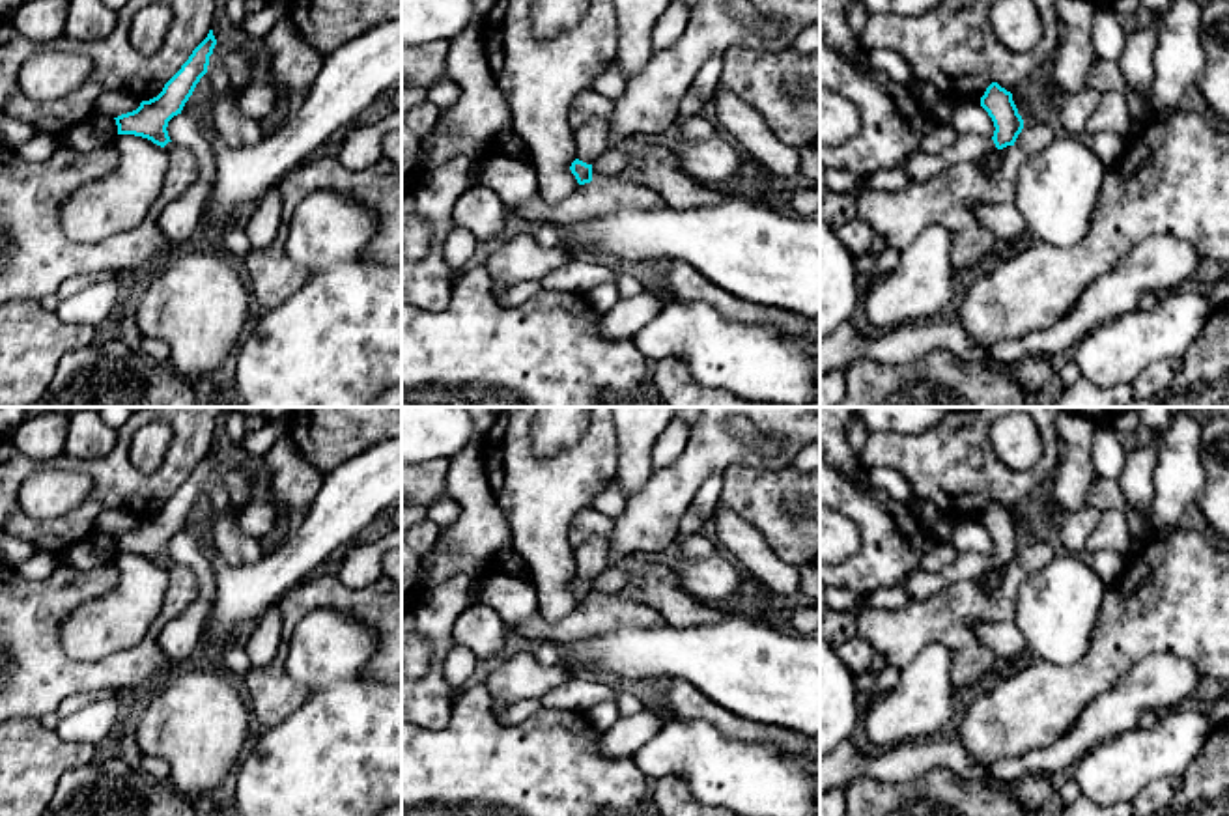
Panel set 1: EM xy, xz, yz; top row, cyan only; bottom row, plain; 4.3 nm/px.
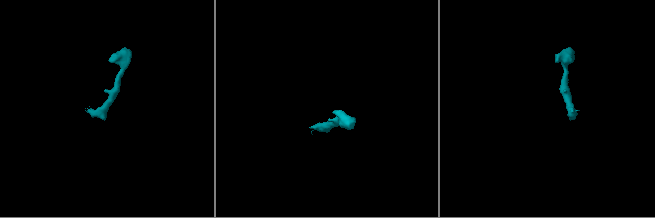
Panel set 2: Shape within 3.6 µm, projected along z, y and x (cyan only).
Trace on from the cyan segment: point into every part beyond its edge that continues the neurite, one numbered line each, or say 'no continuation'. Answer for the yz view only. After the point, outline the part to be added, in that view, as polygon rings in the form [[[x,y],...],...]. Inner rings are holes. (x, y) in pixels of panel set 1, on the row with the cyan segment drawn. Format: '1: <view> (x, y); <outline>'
1: yz (919, 165); [[[958,133],[954,144],[949,146],[945,151],[930,155],[923,148],[919,148],[908,155],[900,168],[908,176],[910,183],[923,183],[936,177],[951,164],[962,161],[981,161],[996,149],[997,148],[990,136]]]

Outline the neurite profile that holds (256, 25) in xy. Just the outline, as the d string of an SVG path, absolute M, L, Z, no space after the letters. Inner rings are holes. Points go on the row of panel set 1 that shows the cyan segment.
M288 0L267 4L256 13L248 13L235 28L250 39L263 41L271 28L288 17Z

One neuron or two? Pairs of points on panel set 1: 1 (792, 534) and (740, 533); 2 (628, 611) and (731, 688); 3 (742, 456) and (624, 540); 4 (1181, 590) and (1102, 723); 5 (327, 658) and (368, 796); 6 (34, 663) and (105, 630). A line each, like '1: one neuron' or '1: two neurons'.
1: two neurons
2: two neurons
3: one neuron
4: two neurons
5: one neuron
6: two neurons

